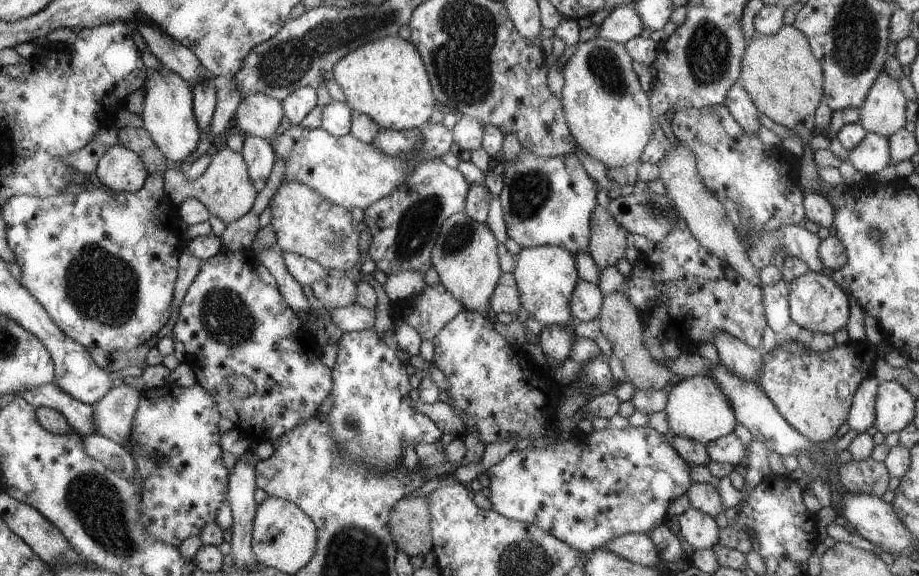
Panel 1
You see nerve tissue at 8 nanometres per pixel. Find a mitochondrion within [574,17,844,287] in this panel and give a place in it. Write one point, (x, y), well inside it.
(603, 64)

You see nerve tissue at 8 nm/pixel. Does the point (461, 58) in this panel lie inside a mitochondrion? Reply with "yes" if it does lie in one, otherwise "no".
yes

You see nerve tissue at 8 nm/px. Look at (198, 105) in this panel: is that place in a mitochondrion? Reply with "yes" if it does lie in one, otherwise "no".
no

